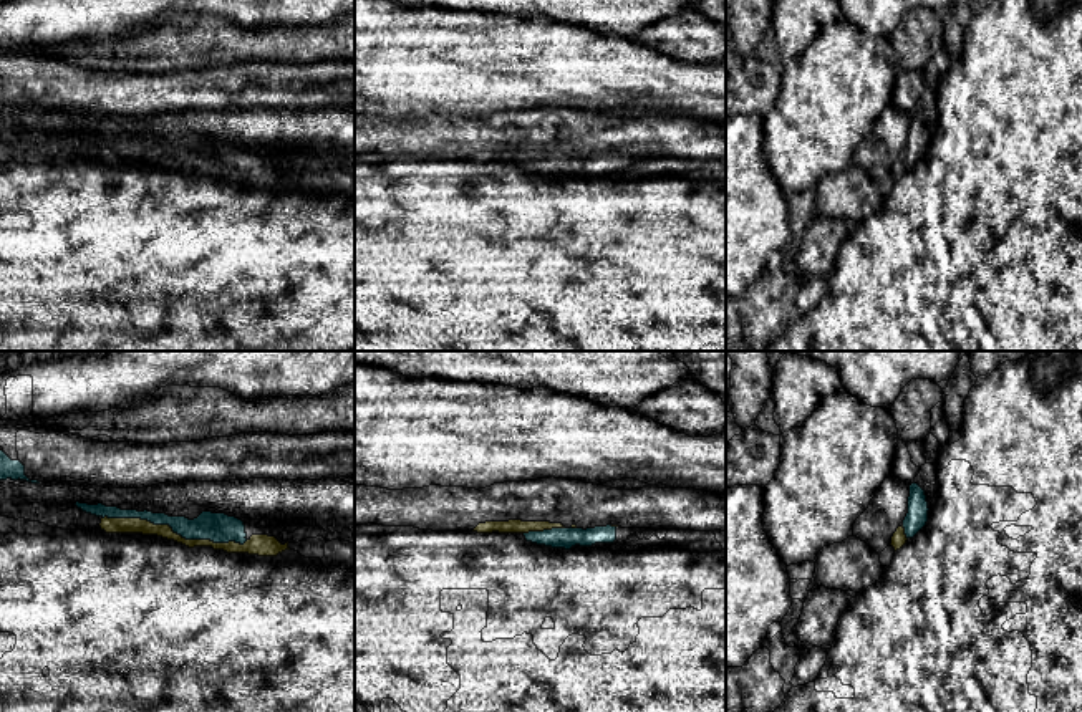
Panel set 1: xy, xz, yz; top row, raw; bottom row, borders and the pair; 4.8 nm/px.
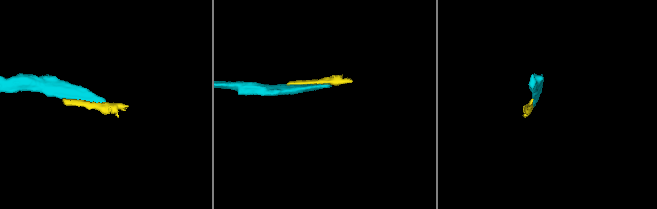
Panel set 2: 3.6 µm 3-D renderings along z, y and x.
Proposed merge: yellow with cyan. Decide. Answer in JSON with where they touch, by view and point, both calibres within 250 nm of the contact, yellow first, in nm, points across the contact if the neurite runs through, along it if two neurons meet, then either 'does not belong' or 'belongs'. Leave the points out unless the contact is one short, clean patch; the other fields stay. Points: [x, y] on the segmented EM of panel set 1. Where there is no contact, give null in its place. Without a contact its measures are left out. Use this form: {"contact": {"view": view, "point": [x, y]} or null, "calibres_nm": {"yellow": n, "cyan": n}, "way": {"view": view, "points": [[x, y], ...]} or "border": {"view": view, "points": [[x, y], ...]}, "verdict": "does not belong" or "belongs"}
{"contact": {"view": "xy", "point": [176, 534]}, "calibres_nm": {"yellow": 80, "cyan": 140}, "verdict": "belongs"}

